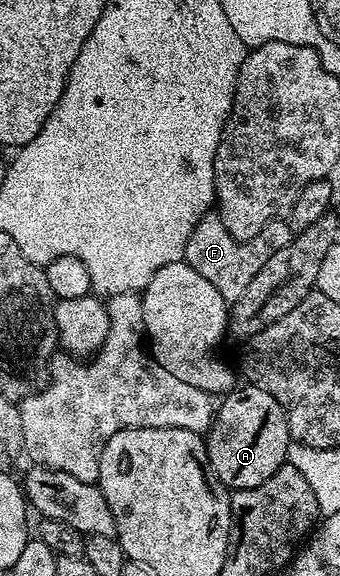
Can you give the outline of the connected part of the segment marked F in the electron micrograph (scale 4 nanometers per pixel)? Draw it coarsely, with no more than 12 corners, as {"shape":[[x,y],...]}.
{"shape":[[216,212],[203,215],[183,260],[232,304],[259,268],[287,248],[288,221],[235,240]]}

